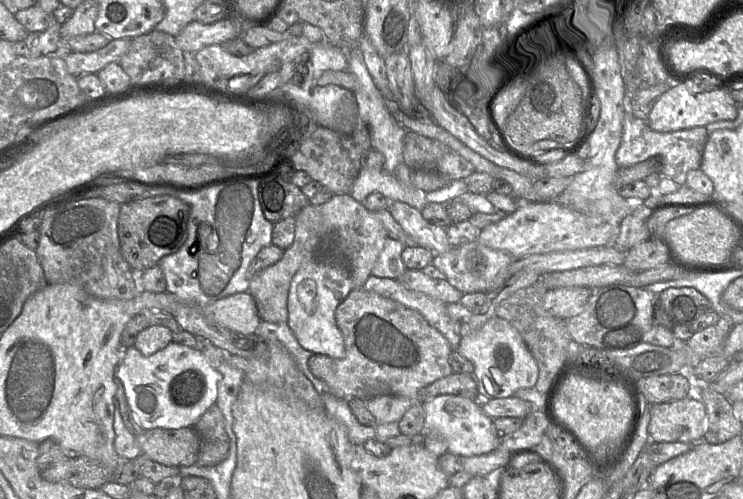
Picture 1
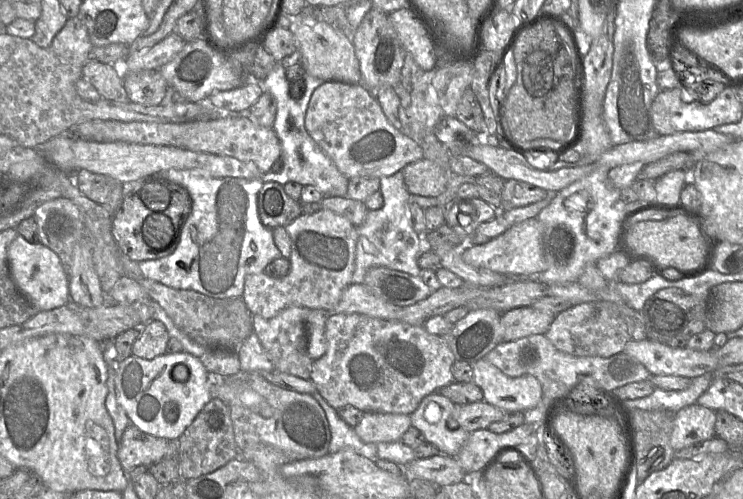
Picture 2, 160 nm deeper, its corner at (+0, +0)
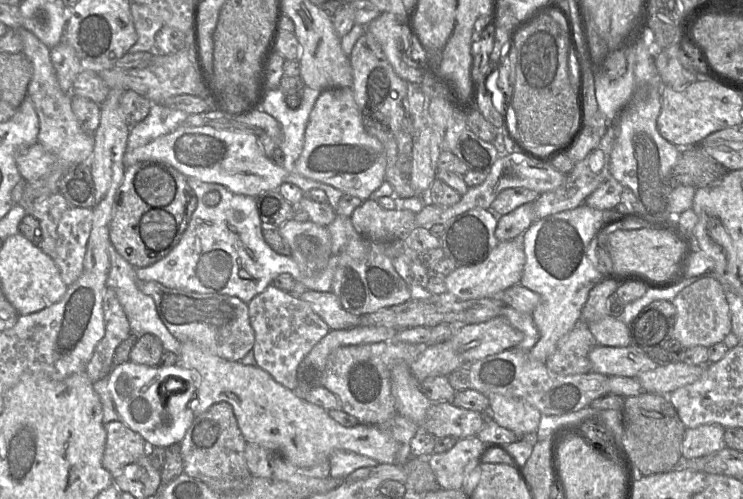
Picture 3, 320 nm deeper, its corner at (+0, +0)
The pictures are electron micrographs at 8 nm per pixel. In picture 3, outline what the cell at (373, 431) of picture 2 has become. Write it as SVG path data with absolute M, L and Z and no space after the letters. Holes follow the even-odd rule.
M193 342L181 344L177 365L196 369L201 375L201 385L193 405L195 417L216 403L226 402L232 406L246 442L278 453L298 467L312 467L329 460L336 450L364 455L378 463L395 463L397 443L380 426L359 424L346 428L334 421L325 409L286 389L258 366L225 360L204 351Z

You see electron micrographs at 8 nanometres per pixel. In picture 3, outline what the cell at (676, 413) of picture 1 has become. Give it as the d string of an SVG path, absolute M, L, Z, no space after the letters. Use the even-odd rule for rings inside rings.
M717 423L686 428L682 443L682 457L702 457L727 447L724 439L725 428Z

